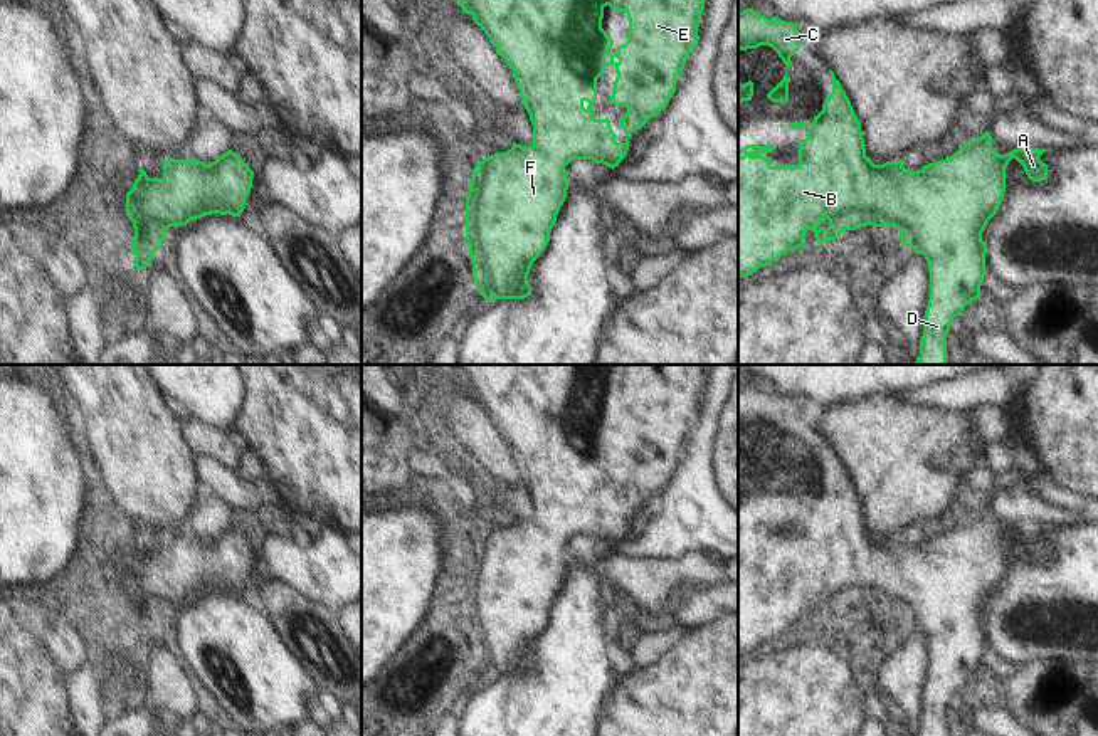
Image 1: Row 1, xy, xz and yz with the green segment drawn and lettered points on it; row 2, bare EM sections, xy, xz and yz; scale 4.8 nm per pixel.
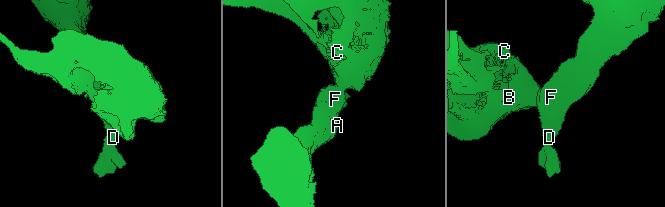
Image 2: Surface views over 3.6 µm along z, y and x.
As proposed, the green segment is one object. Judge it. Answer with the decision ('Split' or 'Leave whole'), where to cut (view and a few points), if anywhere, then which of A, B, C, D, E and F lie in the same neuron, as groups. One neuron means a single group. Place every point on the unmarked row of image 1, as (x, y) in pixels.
Leave whole. No split. Groups: A B C D E F

